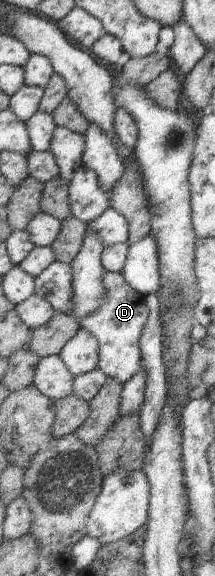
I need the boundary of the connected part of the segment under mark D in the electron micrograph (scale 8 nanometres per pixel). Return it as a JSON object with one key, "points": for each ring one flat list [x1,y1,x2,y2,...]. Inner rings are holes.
{"points":[[104,271,102,282,104,290,106,290,104,304,96,312,92,312,90,316,82,318,82,322,79,323,81,328,86,328,98,340,97,368,107,377,112,377,124,385,132,376,136,376,142,368,139,340,148,320,146,296,132,290,121,272]]}

